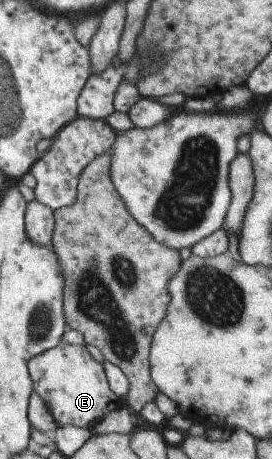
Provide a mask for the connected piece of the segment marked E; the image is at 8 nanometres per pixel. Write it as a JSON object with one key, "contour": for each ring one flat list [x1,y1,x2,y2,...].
{"contour":[[62,341,57,347,53,347,32,359,30,361,30,372,34,381,34,392,37,392,45,400,59,427,65,427,69,424,74,427,92,428,97,421,102,420,107,414,124,405,124,401,115,394,109,385,104,364,97,362,85,345,72,346]]}

